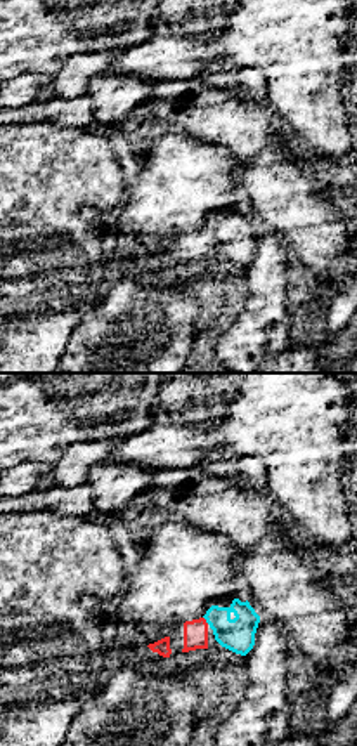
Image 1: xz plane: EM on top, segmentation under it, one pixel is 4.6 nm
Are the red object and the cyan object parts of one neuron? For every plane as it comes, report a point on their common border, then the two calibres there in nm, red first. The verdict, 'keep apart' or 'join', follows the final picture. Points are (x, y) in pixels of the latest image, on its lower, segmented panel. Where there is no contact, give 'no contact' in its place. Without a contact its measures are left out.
contact (205, 620); calibres 110 and 160 nm

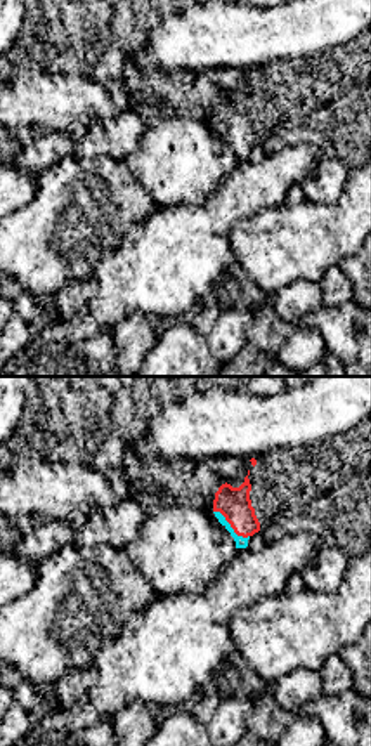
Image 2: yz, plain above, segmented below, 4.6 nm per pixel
contact (231, 526); calibres 150 and 50 nm

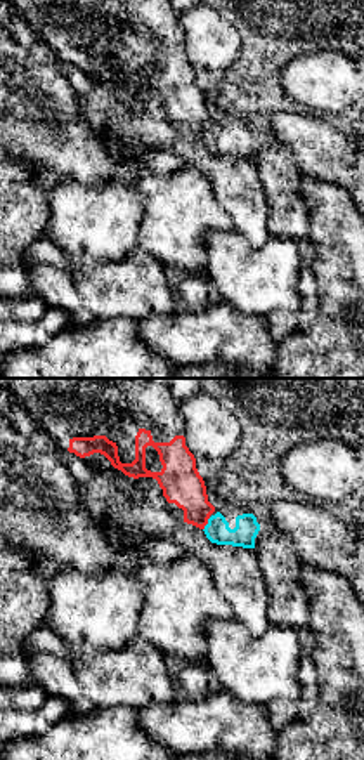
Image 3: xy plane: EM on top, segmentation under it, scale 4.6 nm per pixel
contact (207, 523); calibres 190 and 120 nm

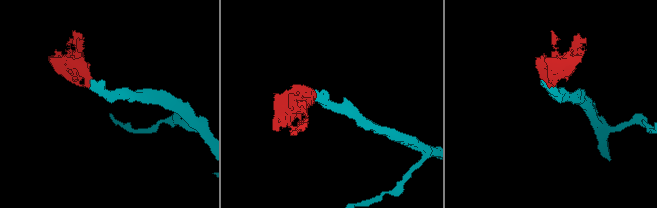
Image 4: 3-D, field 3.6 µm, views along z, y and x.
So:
join

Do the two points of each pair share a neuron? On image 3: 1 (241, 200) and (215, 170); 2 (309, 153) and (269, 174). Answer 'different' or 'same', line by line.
1: same
2: different

